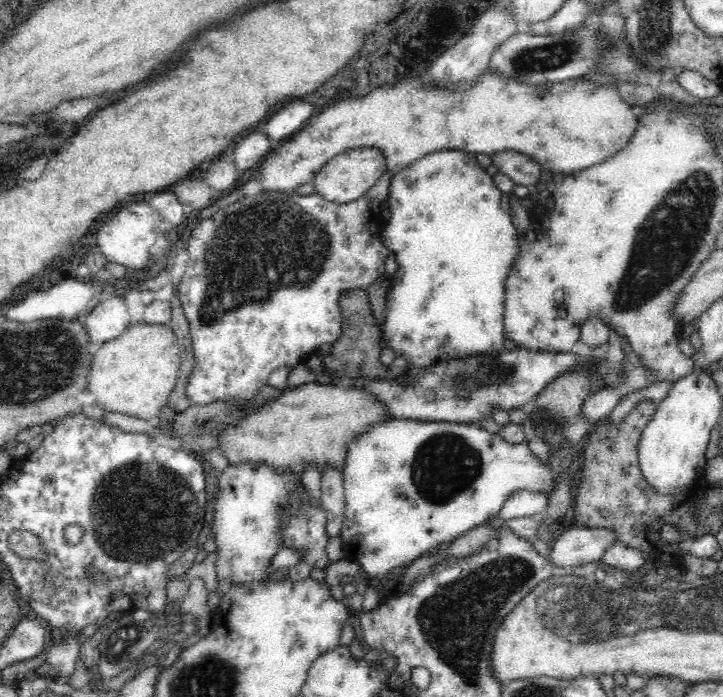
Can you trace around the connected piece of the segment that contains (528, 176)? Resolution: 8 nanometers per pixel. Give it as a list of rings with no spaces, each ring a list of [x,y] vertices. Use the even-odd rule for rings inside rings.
[[[506,150],[506,152],[500,151],[496,154],[490,154],[490,158],[492,159],[491,164],[496,167],[498,174],[506,175],[514,185],[528,186],[540,182],[542,172],[540,163],[536,164],[534,160],[526,158],[525,154]]]

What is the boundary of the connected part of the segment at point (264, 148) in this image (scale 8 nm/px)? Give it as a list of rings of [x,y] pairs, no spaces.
[[[254,132],[242,138],[229,152],[238,174],[258,168],[273,149],[273,143],[262,132]]]

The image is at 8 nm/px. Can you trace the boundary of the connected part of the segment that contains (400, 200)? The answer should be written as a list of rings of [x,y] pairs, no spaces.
[[[441,150],[427,154],[416,162],[410,163],[410,166],[398,172],[389,186],[389,220],[384,224],[381,231],[380,240],[389,251],[394,252],[398,267],[395,273],[390,277],[391,287],[389,288],[385,300],[384,317],[382,322],[377,323],[378,335],[380,335],[380,350],[387,348],[393,351],[396,357],[402,356],[410,364],[413,370],[424,368],[424,371],[442,361],[445,363],[448,359],[467,359],[474,355],[482,357],[493,357],[504,351],[505,334],[503,333],[504,323],[502,314],[504,312],[504,280],[508,276],[508,270],[514,262],[514,256],[519,251],[519,238],[517,229],[512,225],[510,217],[509,194],[502,193],[496,185],[493,178],[486,170],[479,166],[474,153],[467,153],[461,150]]]

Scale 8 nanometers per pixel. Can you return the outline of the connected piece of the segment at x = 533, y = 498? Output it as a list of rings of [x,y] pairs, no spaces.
[[[516,490],[510,494],[507,501],[501,506],[498,516],[503,520],[522,518],[541,514],[547,507],[549,495],[531,490]]]

